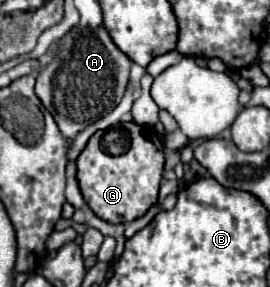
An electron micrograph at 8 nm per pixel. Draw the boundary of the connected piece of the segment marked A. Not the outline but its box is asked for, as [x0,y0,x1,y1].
[35,27,131,139]

